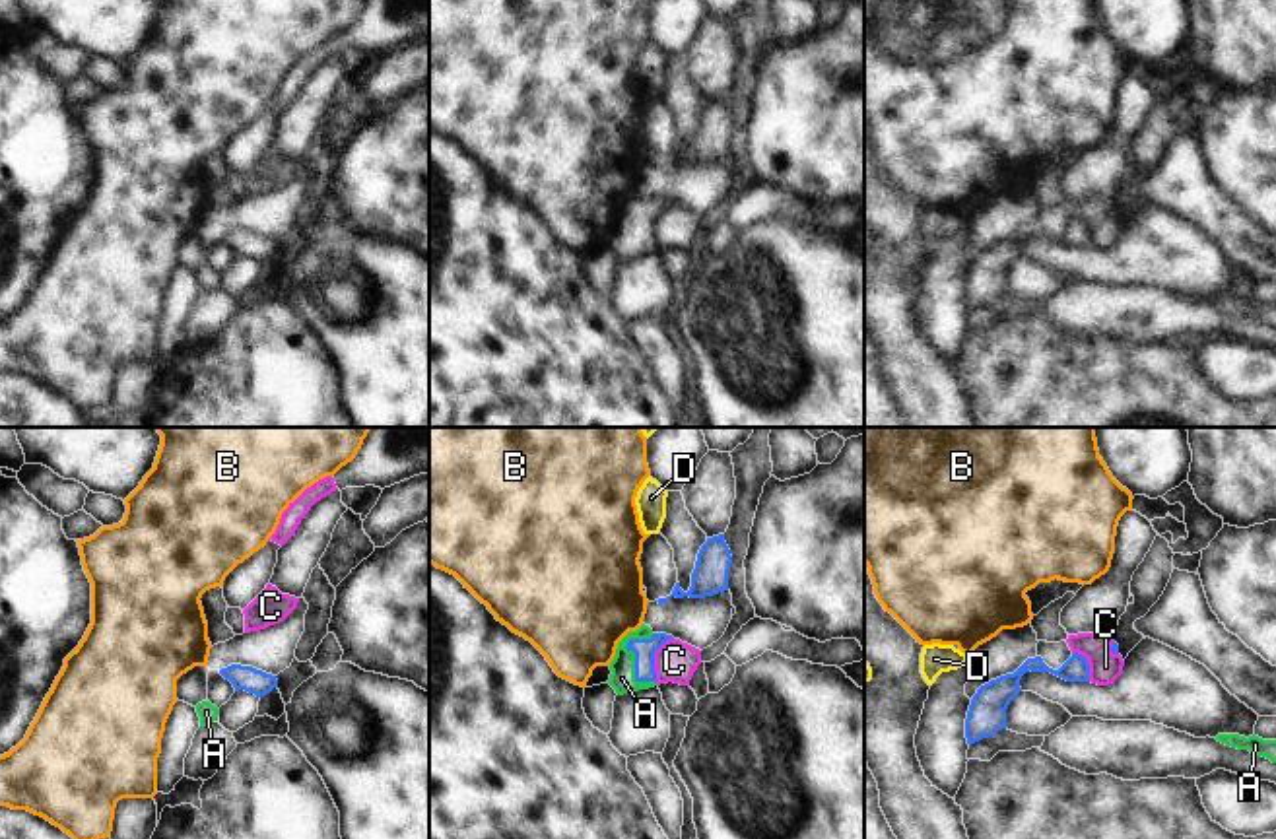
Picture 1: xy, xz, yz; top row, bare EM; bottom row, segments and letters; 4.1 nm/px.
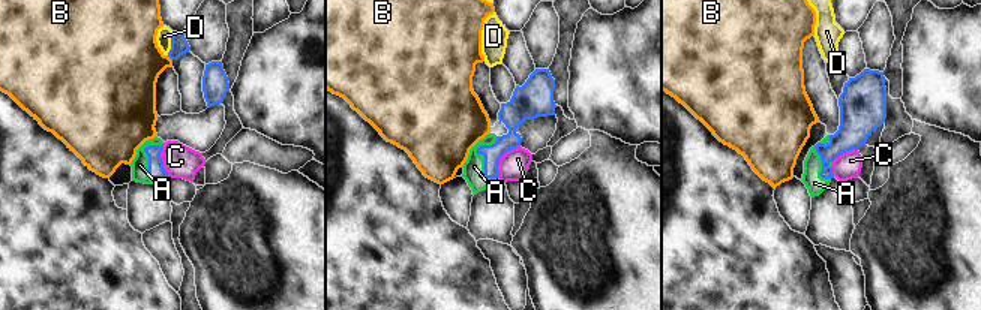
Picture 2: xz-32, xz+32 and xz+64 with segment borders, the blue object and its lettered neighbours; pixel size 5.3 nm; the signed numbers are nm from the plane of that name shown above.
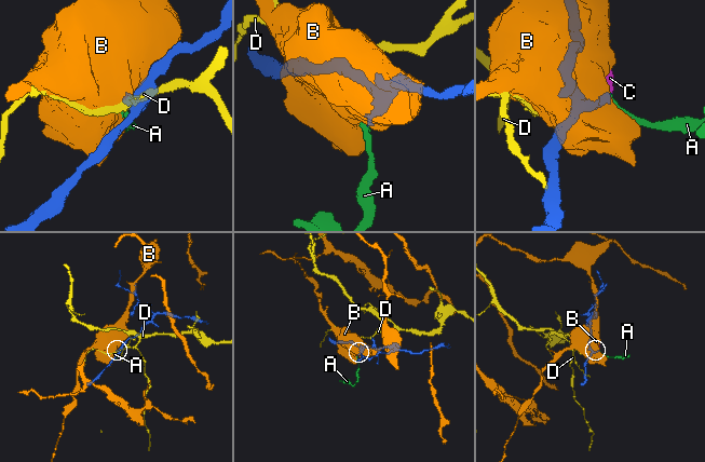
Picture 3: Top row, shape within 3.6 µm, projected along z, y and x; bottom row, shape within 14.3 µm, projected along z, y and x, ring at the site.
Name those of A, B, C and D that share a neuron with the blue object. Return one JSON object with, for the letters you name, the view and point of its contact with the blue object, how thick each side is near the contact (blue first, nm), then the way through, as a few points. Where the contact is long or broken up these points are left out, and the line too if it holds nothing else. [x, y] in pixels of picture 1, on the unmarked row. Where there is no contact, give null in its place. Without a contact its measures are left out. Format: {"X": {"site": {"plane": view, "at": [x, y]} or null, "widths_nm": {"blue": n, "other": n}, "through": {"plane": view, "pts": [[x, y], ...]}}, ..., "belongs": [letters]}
{"A": {"site": {"plane": "xz", "at": [636, 232]}, "widths_nm": {"blue": 90, "other": 110}, "through": {"plane": "xz", "pts": [[643, 214], [636, 222], [636, 232], [622, 243]]}}, "belongs": ["A"]}

